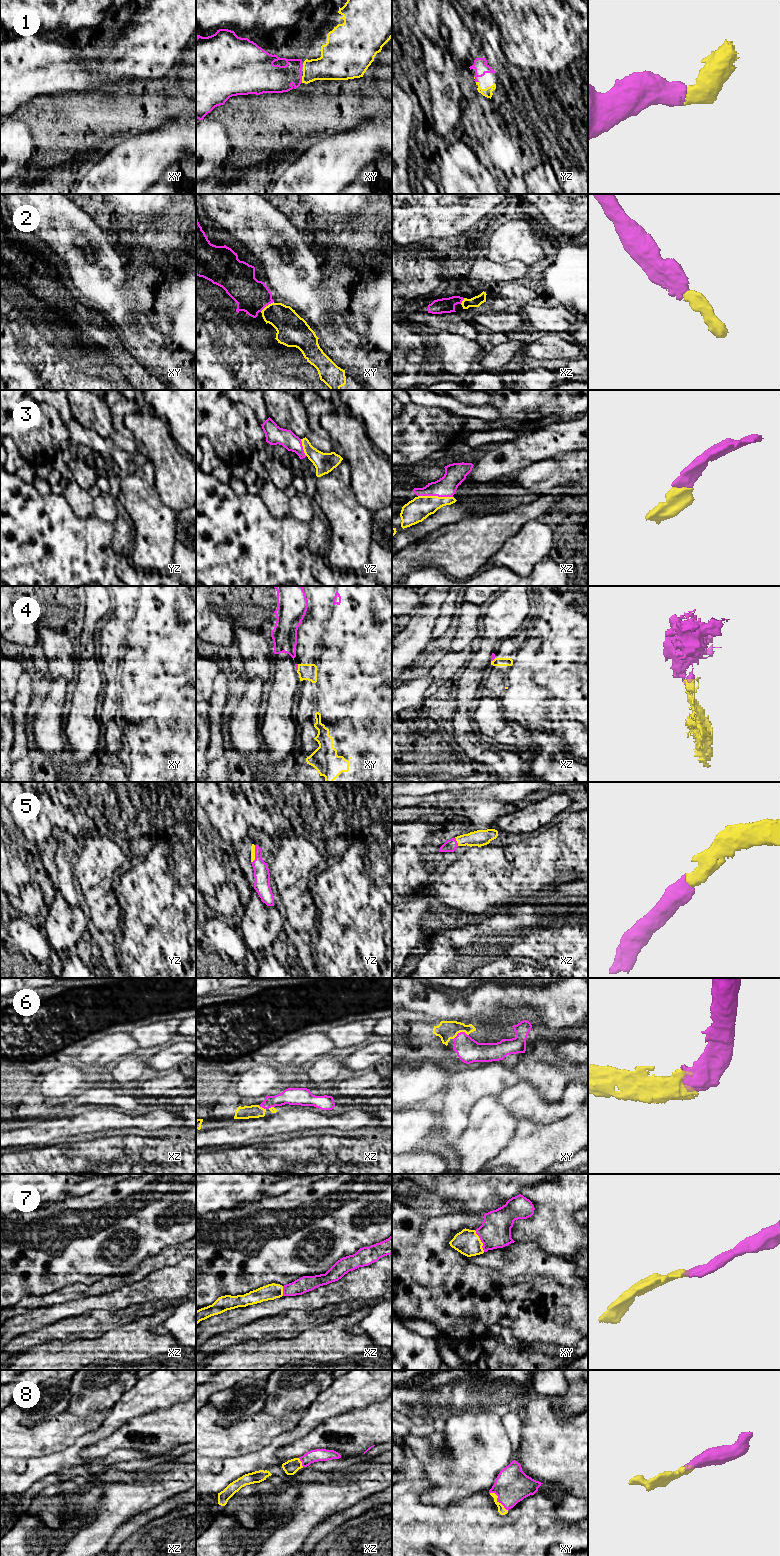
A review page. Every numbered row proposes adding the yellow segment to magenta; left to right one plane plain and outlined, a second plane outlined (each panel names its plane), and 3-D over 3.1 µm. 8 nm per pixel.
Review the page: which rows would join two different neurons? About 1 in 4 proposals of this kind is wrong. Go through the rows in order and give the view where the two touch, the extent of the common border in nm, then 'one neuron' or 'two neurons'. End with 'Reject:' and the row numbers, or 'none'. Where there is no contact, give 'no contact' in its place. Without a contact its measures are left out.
1: xy | 60 nm | one neuron
2: xy | 140 nm | one neuron
3: xz | 280 nm | one neuron
4: xy | 60 nm | two neurons
5: yz | 150 nm | one neuron
6: xy | 130 nm | one neuron
7: xy | 190 nm | one neuron
8: xy | 200 nm | one neuron
Reject: 4

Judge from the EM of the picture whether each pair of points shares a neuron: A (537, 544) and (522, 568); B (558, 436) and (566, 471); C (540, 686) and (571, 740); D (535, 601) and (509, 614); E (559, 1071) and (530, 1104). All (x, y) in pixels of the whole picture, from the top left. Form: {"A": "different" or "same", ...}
{"A": "same", "B": "different", "C": "same", "D": "different", "E": "different"}

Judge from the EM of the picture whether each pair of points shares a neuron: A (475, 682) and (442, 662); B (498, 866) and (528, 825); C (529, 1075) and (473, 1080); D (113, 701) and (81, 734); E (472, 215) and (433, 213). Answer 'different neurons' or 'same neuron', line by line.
A: different neurons
B: different neurons
C: different neurons
D: different neurons
E: different neurons

